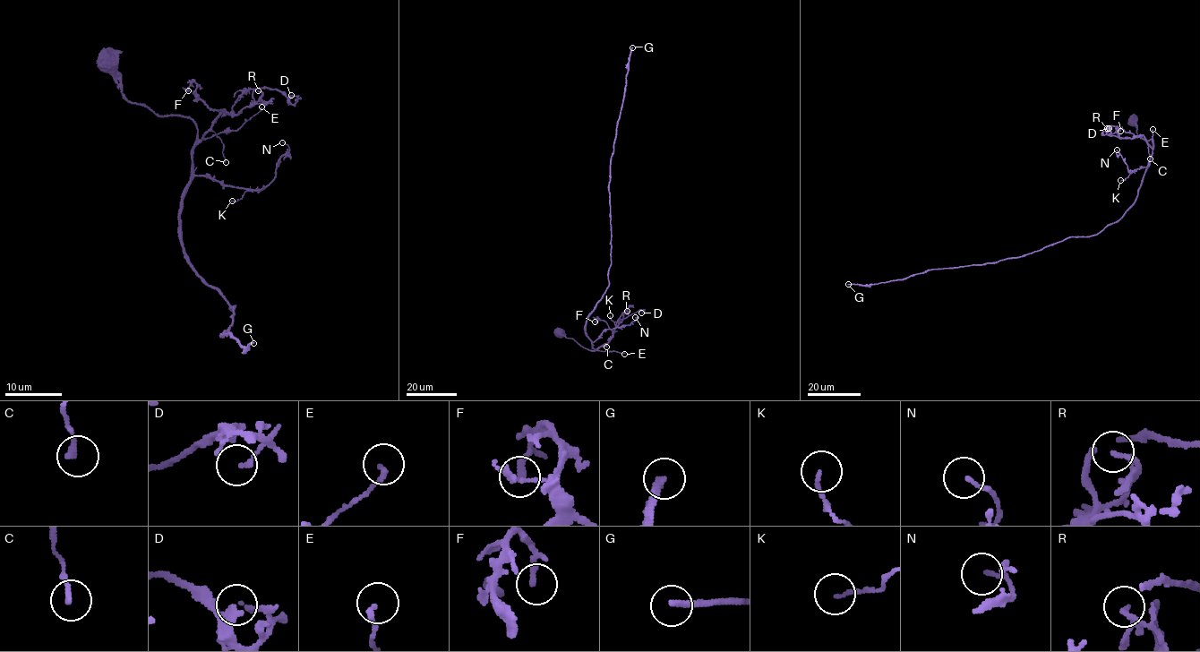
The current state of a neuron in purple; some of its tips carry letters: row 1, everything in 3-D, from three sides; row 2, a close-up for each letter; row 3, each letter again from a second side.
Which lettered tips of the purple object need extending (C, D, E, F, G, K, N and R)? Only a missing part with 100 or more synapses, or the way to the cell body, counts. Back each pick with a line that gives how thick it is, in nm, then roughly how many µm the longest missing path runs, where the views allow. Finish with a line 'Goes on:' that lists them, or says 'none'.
G: 220 nm | 140 µm
Goes on: G

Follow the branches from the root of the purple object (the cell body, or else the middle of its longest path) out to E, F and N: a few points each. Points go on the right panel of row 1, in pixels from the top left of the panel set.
E: (1131, 120), (1140, 137), (1152, 140), (1153, 149), (1152, 129)
F: (1131, 120), (1140, 137), (1152, 140), (1153, 149), (1143, 136), (1121, 138), (1116, 132), (1118, 126), (1120, 131)
N: (1131, 120), (1140, 137), (1152, 140), (1149, 164), (1130, 172), (1117, 150)

